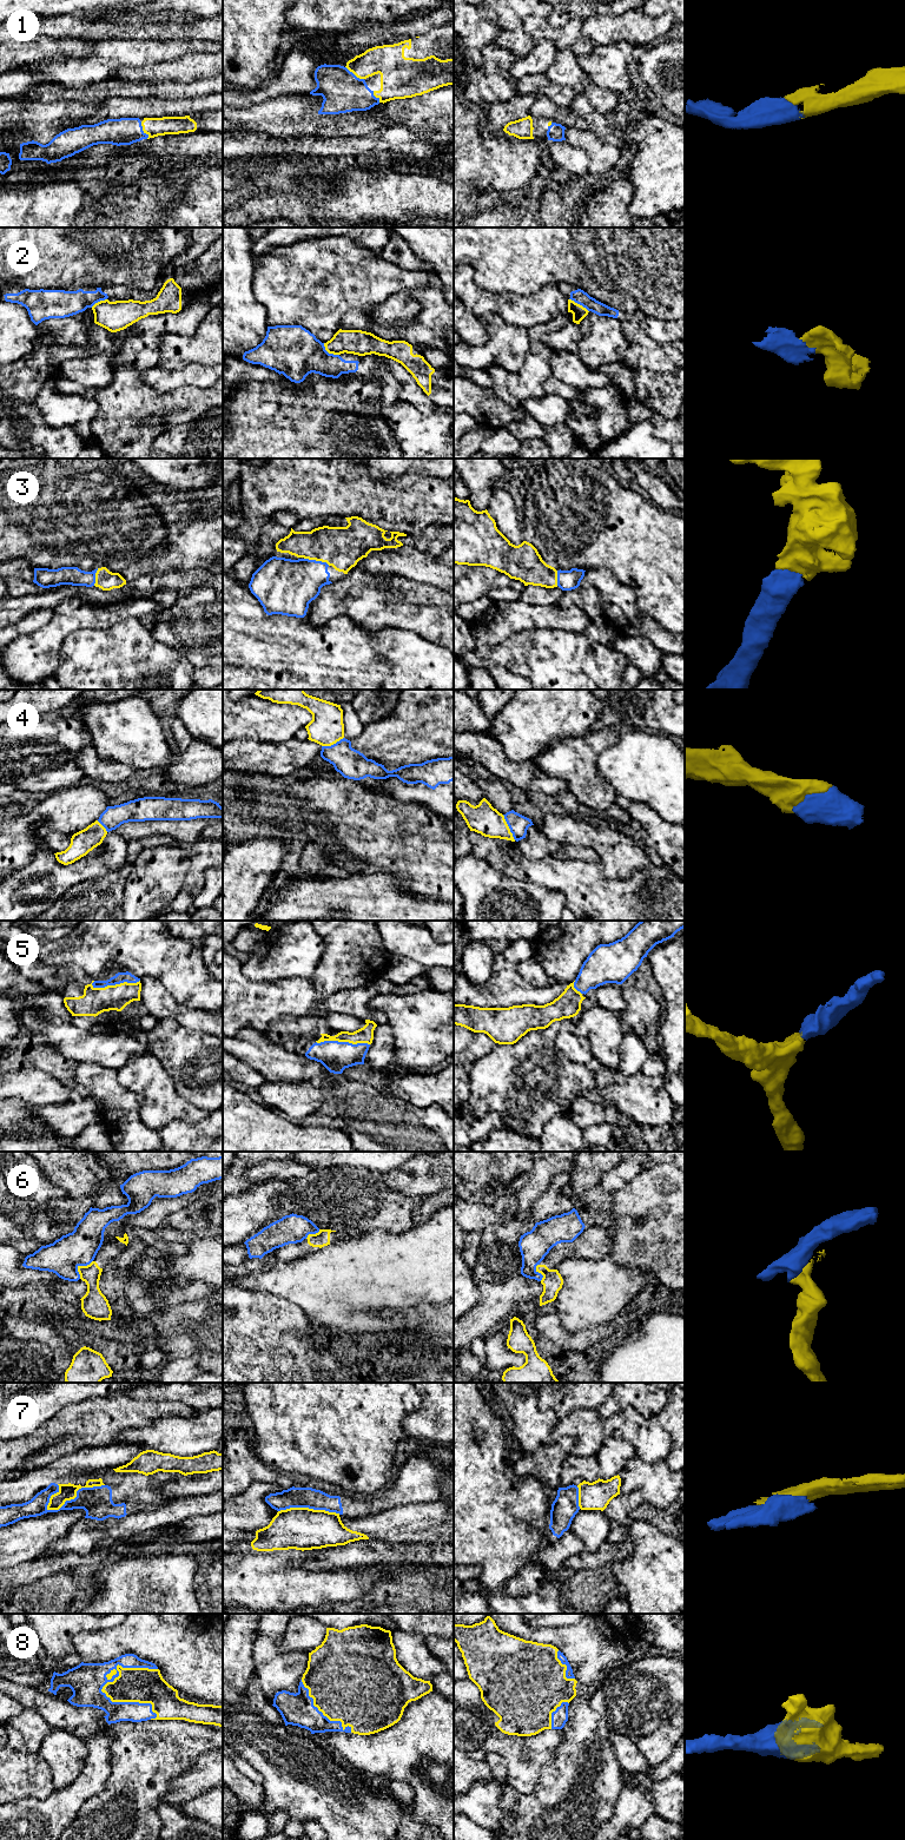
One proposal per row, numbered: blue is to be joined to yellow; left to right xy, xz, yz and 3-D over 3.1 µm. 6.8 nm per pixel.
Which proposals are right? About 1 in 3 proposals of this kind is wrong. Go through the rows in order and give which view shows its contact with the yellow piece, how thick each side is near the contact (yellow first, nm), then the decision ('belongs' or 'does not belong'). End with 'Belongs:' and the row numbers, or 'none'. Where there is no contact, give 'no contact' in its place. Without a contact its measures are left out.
1: contact in xy; calibres 130 and 190 nm; belongs
2: contact in xz; calibres 170 and 340 nm; does not belong
3: contact in xz; calibres 280 and 360 nm; belongs
4: contact in yz; calibres 200 and 140 nm; belongs
5: contact in xz; calibres 110 and 200 nm; belongs
6: contact in xy; calibres 140 and 240 nm; does not belong
7: contact in xy; calibres 110 and 200 nm; does not belong
8: contact in xy; calibres 240 and 200 nm; belongs
Belongs: 1, 3, 4, 5, 8

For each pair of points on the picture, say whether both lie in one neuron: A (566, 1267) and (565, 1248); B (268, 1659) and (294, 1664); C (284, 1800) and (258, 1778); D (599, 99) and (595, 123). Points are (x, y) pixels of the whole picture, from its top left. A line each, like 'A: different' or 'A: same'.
A: different
B: same
C: different
D: different

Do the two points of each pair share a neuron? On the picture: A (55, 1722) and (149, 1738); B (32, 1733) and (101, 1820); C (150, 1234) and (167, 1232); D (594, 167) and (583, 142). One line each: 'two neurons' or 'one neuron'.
A: one neuron
B: two neurons
C: two neurons
D: one neuron

